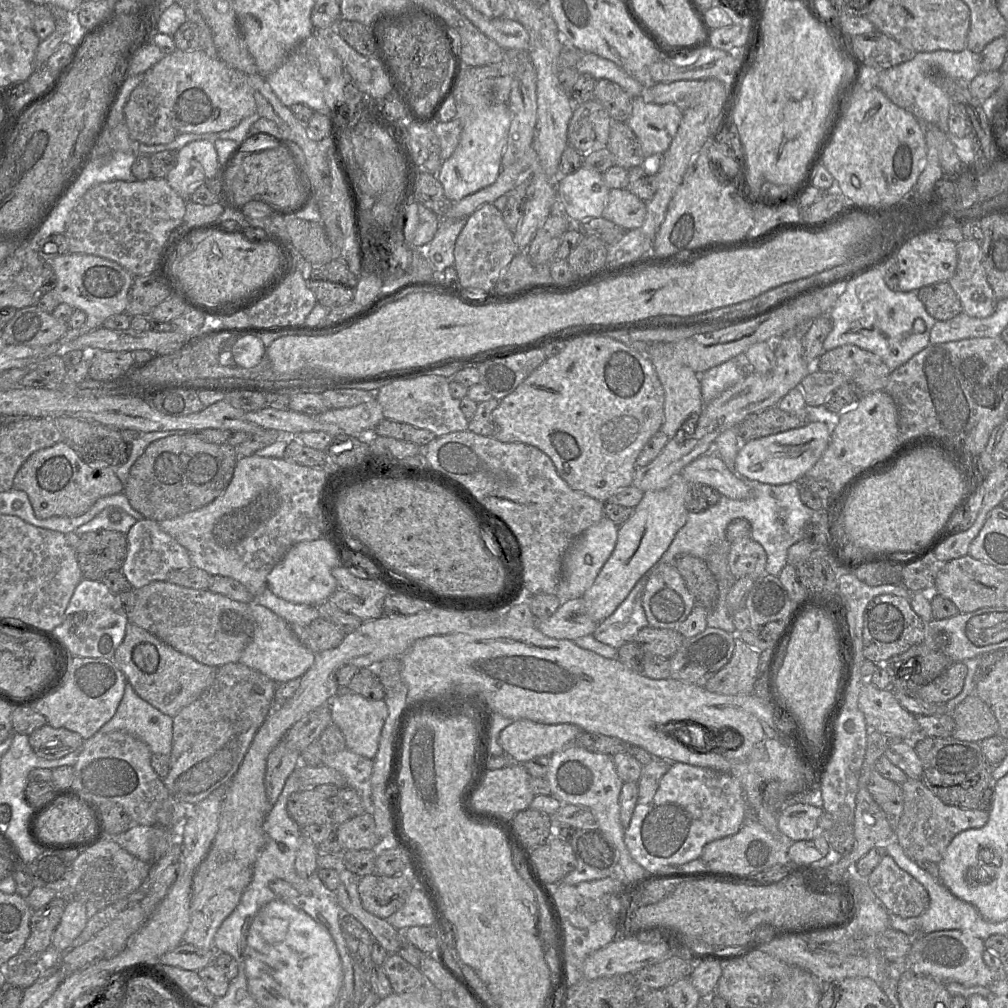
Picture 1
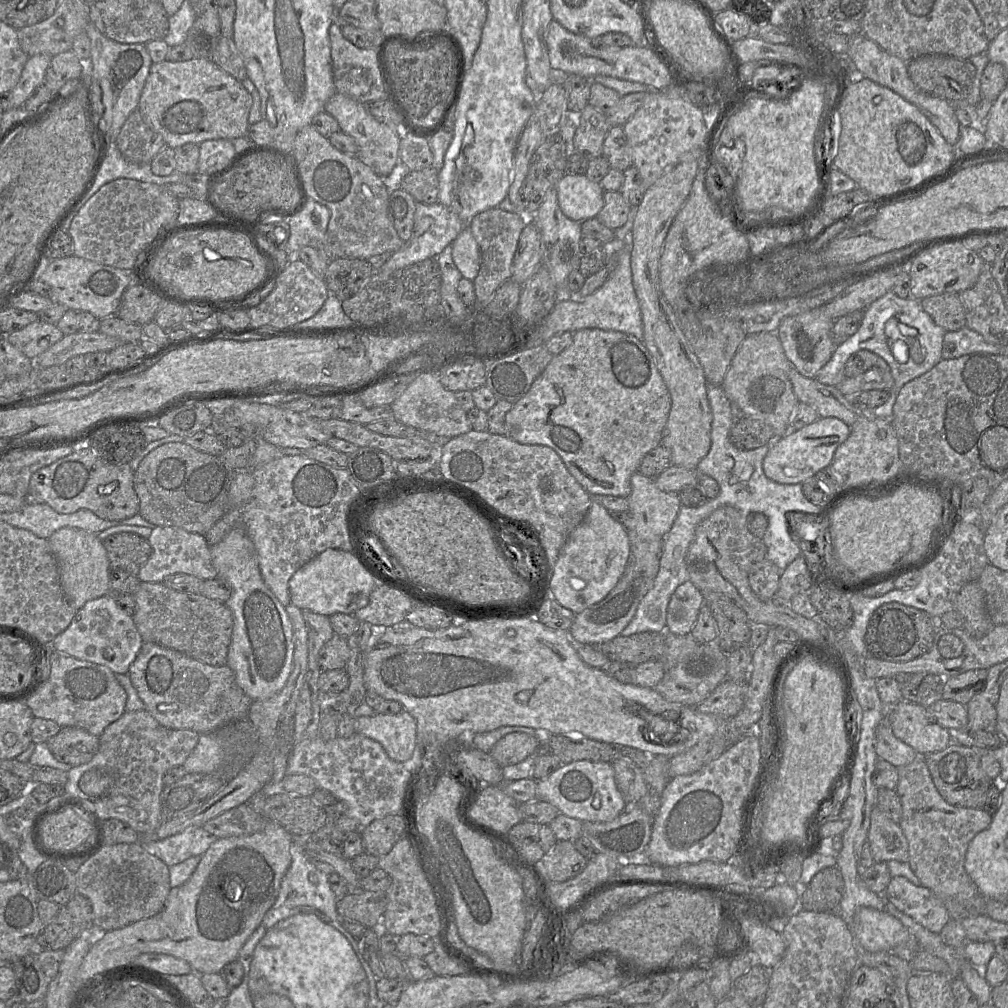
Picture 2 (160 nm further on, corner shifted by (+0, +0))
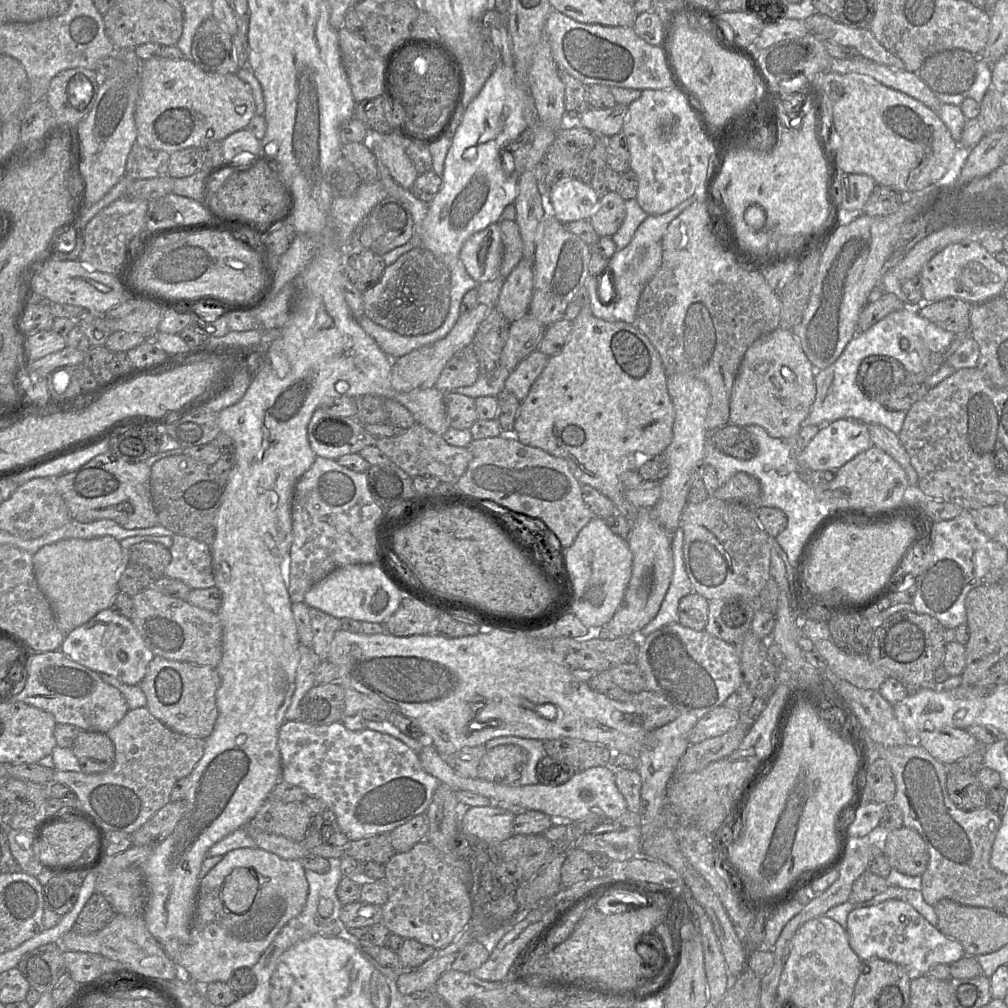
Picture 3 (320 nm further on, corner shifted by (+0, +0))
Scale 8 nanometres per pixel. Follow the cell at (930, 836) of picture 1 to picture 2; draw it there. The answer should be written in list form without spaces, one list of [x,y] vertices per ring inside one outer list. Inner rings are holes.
[[[923,756],[898,767],[896,792],[902,804],[899,823],[909,845],[909,866],[921,881],[945,905],[956,902],[965,907],[970,917],[980,915],[987,898],[983,896],[964,868],[970,841],[988,828],[992,816],[982,808],[964,808],[948,804],[936,789]]]

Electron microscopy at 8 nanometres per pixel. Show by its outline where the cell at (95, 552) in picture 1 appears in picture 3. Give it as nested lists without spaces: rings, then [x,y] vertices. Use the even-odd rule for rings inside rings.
[[[157,542],[137,543],[129,552],[129,564],[145,571],[153,580],[164,576],[170,562],[170,550]]]

